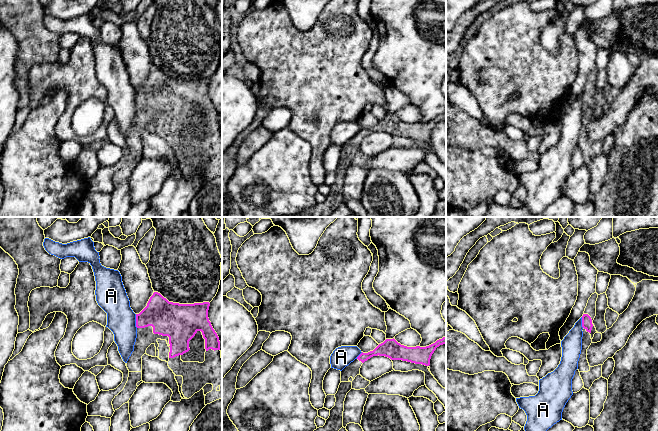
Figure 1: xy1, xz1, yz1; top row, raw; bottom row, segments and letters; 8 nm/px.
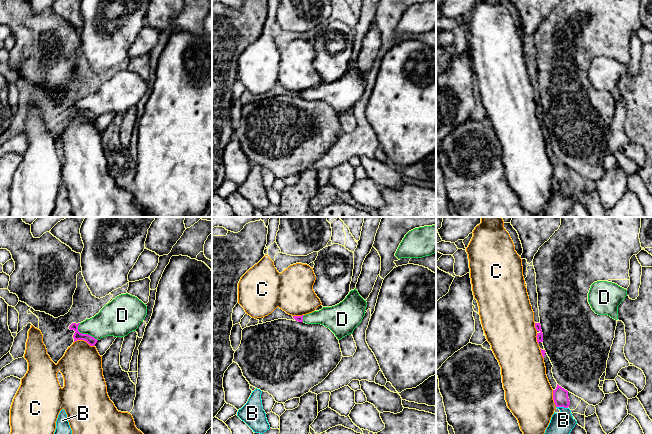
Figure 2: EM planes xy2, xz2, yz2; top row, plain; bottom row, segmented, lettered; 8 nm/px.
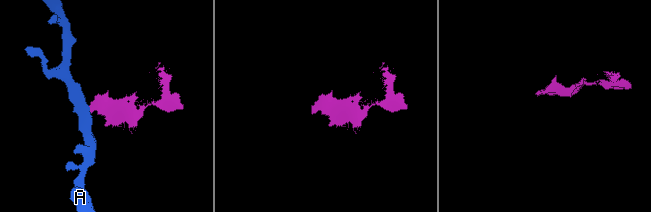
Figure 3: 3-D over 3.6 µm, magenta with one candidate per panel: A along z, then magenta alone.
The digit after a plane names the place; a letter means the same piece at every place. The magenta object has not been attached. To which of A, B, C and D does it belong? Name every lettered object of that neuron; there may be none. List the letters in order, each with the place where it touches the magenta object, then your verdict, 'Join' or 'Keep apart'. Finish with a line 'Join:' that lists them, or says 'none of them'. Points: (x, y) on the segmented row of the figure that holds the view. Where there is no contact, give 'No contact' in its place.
A: Touches magenta at xy1 (136, 321). Keep apart
B: Touches magenta at yz2 (562, 406). Keep apart
C: Touches magenta at xy2 (84, 340). Keep apart
D: Touches magenta at xy2 (85, 334). Join
Join: D

